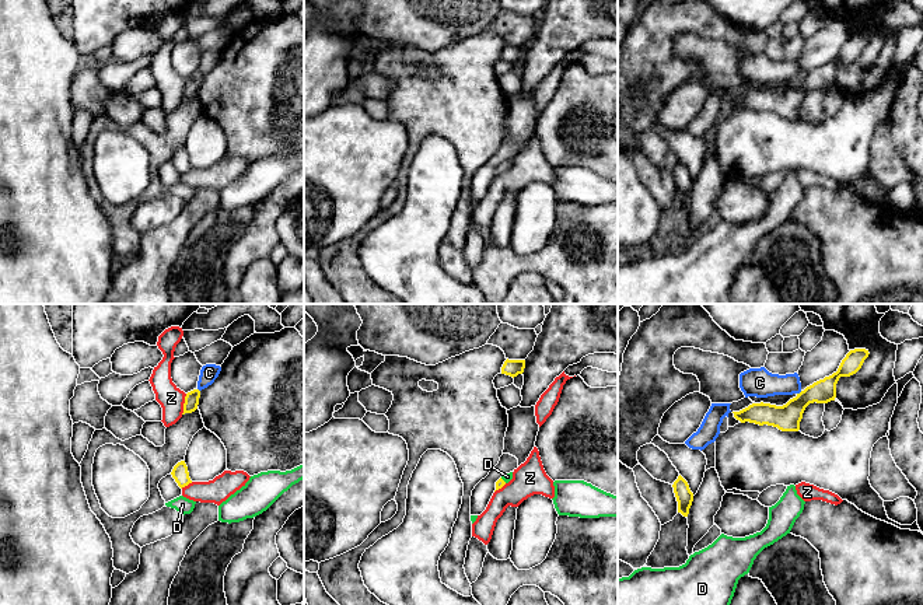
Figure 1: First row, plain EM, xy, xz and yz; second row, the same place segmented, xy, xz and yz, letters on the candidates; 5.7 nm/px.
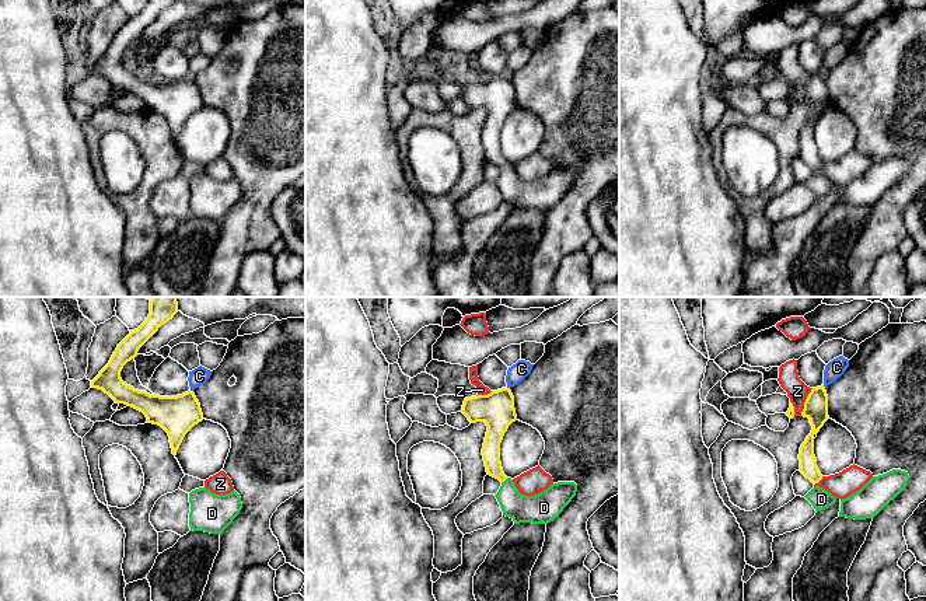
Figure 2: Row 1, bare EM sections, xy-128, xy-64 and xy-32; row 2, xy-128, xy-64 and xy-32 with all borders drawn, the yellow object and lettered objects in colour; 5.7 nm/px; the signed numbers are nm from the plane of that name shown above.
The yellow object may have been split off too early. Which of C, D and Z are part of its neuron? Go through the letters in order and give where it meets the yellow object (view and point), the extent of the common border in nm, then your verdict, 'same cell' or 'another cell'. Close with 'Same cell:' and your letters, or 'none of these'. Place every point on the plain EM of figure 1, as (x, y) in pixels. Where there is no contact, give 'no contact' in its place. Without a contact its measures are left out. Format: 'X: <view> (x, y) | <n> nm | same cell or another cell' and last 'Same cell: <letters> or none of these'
C: yz (800, 79) | 40 nm | another cell
D: xz (502, 165) | 50 nm | same cell
Z: xy (184, 90) | 120 nm | another cell
Same cell: D

